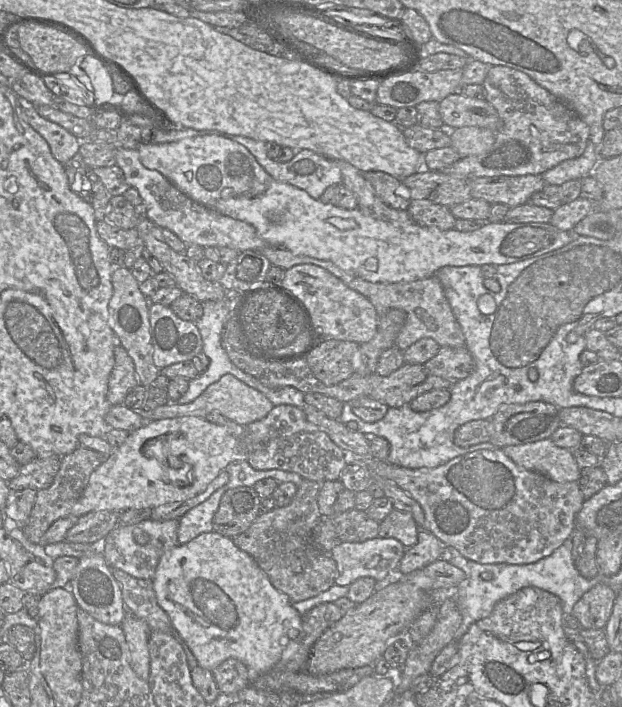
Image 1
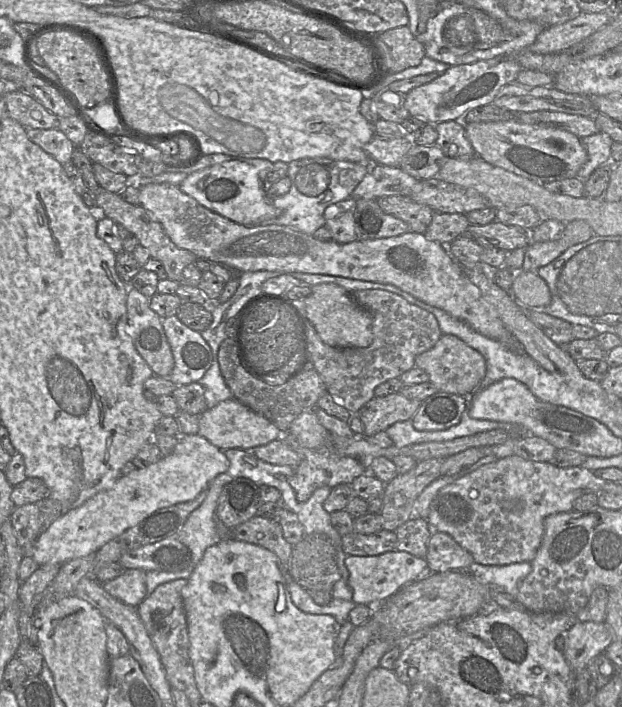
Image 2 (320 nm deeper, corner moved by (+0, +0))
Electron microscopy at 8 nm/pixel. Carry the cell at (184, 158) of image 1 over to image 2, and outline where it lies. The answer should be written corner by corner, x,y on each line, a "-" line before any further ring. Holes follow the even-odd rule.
231,159
189,174
179,185
181,190
208,209
244,225
274,223
278,209
267,195
256,168

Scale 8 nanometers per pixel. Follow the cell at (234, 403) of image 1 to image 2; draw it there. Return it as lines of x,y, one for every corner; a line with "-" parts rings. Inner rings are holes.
234,398
206,409
199,416
198,435
204,437
222,451
227,449
253,450
258,446
280,439
282,434
283,432
268,419
256,414

